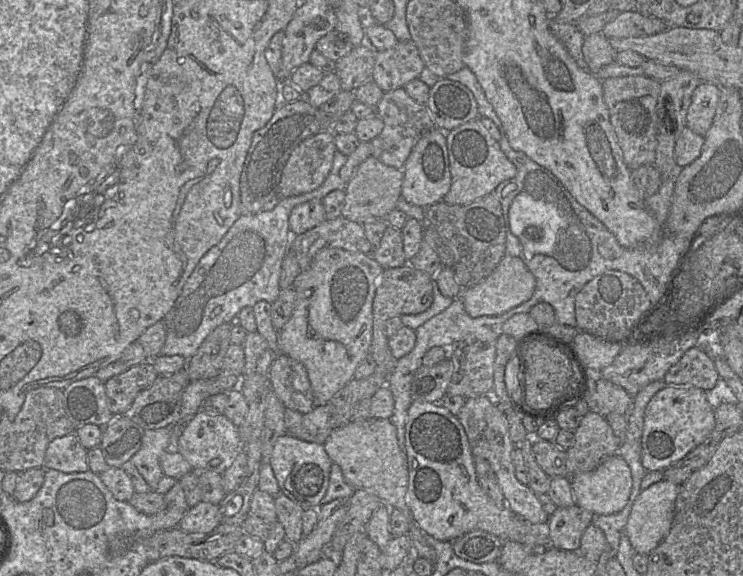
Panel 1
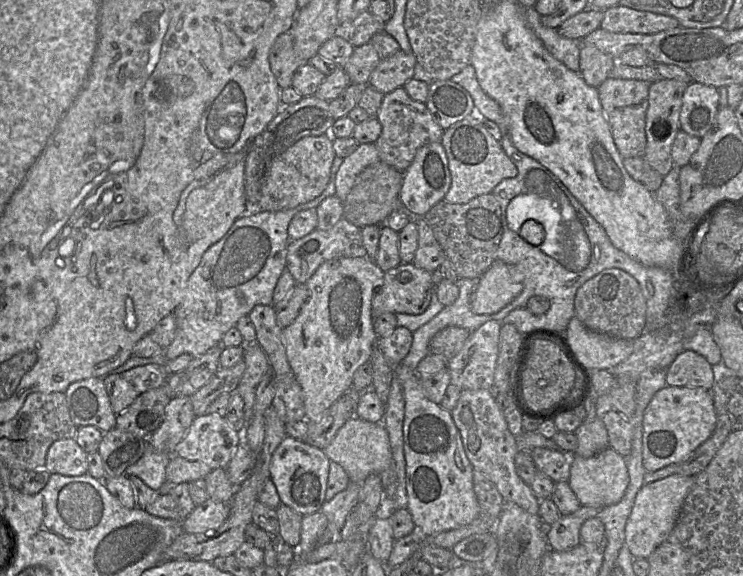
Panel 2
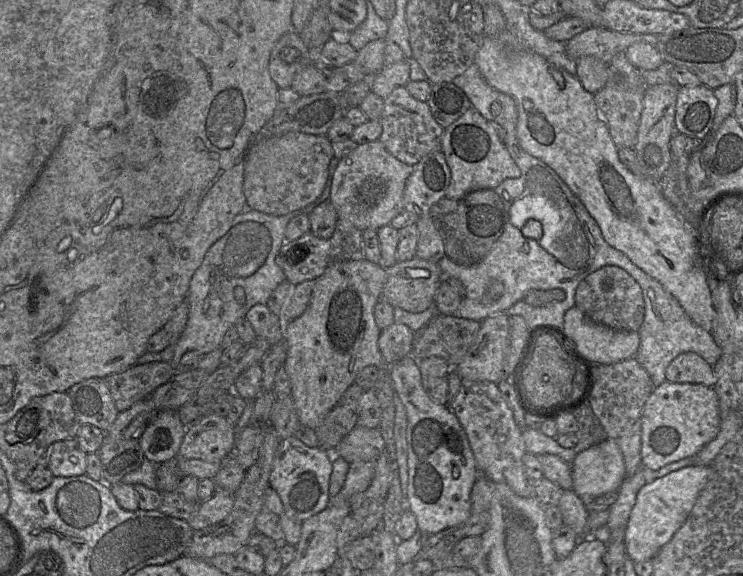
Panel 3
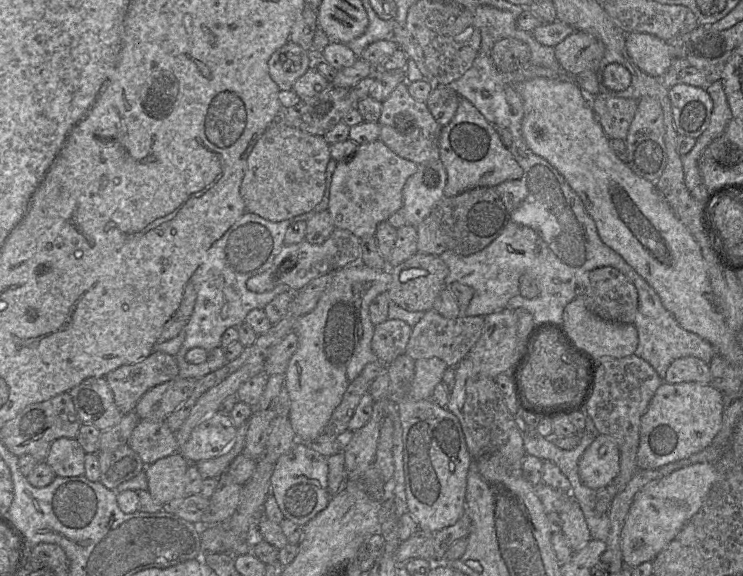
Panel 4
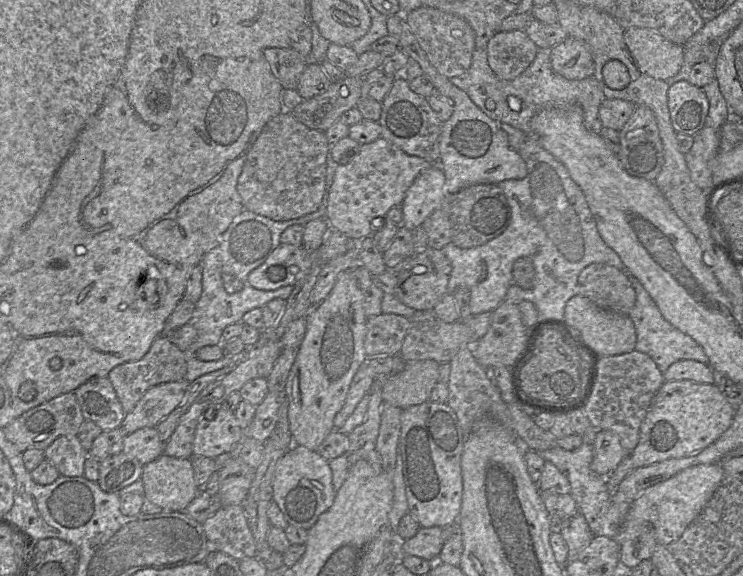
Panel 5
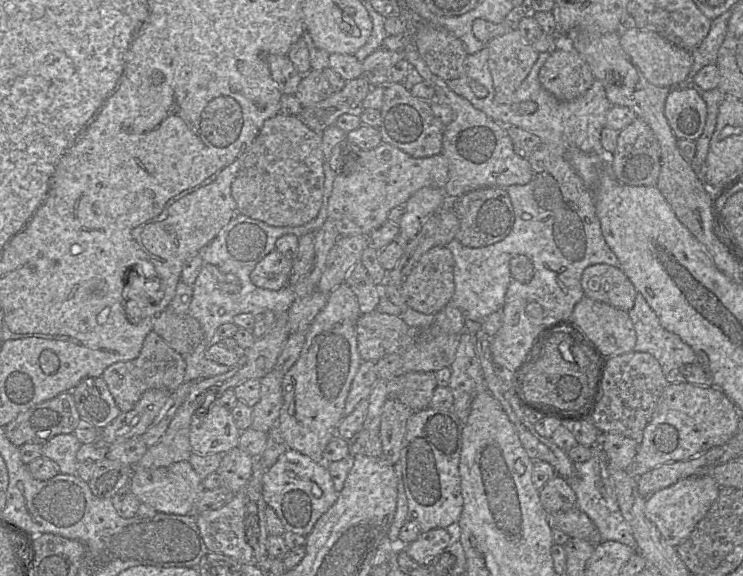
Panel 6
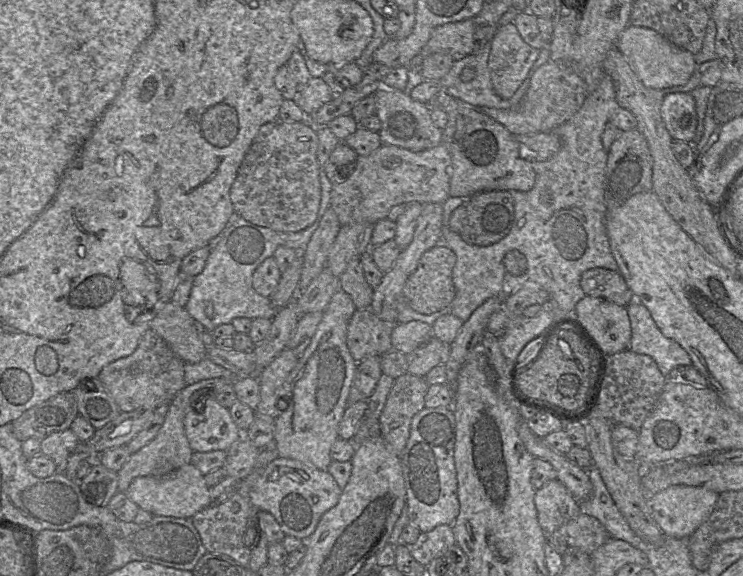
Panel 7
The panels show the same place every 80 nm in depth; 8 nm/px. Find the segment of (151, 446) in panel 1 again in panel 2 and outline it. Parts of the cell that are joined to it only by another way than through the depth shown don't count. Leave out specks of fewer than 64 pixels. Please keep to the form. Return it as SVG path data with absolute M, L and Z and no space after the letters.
M147 446L141 458L126 469L125 475L137 476L151 489L158 491L166 481L166 467L170 457Z

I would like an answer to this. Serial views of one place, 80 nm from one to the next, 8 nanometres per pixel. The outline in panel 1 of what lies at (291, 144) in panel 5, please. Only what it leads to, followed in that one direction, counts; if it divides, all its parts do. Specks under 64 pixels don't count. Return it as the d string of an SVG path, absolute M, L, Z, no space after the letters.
M322 130L299 143L283 167L278 184L279 198L298 196L317 189L332 168L335 152L331 130Z

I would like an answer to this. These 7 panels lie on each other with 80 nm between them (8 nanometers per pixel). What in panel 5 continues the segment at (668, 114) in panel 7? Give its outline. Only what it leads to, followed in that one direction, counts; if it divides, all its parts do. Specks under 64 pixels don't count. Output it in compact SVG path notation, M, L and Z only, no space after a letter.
M682 80L669 87L668 108L676 134L695 137L705 125L709 102L703 89Z

